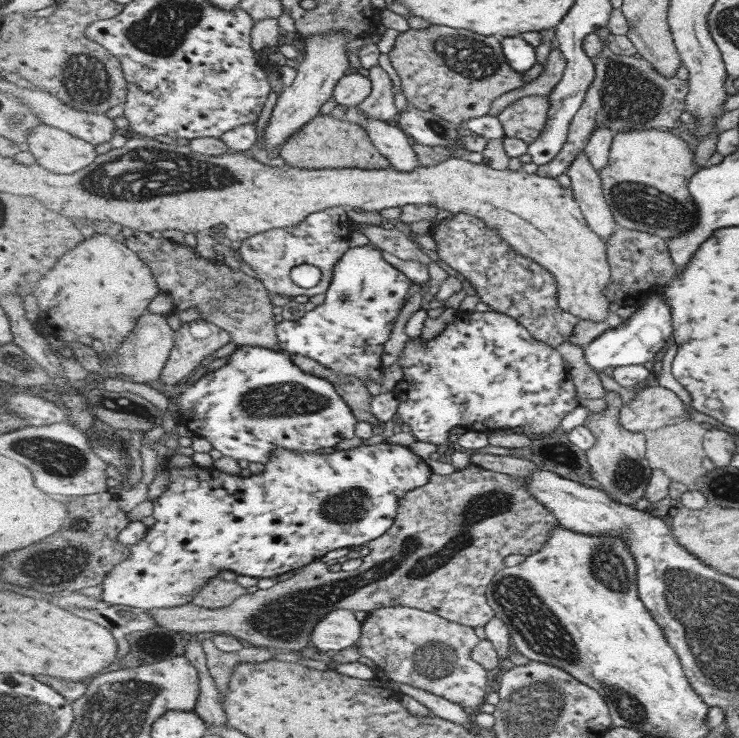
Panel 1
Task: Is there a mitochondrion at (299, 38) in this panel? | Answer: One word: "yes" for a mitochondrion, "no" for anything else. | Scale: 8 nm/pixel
no

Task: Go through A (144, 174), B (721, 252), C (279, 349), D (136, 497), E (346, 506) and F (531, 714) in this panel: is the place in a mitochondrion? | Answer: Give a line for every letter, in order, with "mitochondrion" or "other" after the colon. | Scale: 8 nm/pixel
A: mitochondrion
B: other
C: other
D: other
E: mitochondrion
F: mitochondrion

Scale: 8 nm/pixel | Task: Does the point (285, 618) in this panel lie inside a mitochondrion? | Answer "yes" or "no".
yes

